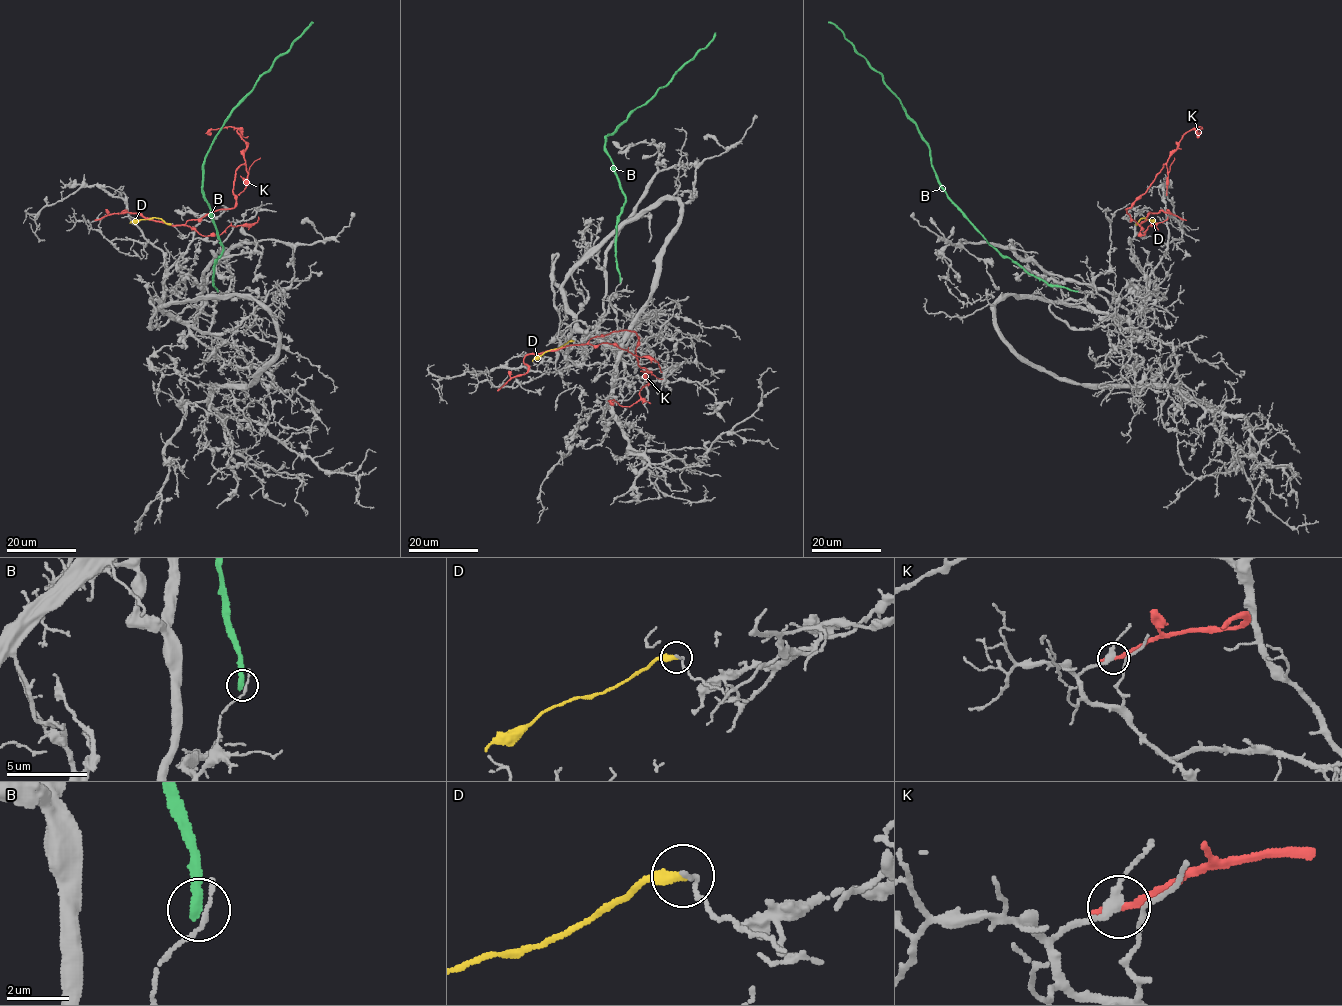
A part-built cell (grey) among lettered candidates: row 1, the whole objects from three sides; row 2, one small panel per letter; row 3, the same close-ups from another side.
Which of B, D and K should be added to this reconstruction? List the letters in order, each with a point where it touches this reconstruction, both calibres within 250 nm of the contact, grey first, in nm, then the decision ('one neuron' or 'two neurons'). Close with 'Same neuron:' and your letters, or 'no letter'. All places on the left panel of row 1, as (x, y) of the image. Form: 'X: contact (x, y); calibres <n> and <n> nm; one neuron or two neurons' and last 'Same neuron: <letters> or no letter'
B: contact (218, 291); calibres 180 and 300 nm; two neurons
D: contact (171, 224); calibres 150 and 400 nm; two neurons
K: contact (97, 219); calibres 260 and 320 nm; two neurons
Same neuron: no letter

